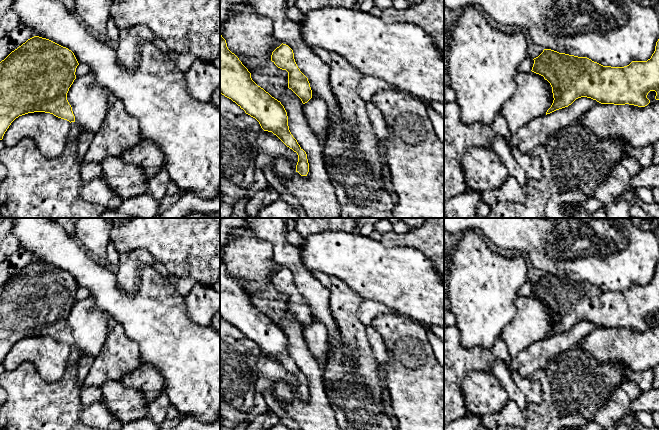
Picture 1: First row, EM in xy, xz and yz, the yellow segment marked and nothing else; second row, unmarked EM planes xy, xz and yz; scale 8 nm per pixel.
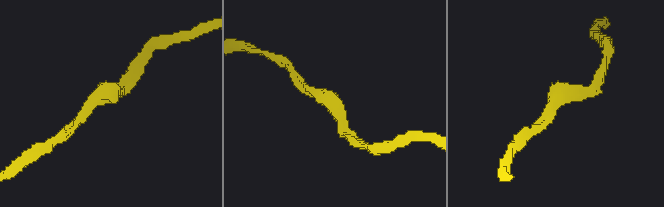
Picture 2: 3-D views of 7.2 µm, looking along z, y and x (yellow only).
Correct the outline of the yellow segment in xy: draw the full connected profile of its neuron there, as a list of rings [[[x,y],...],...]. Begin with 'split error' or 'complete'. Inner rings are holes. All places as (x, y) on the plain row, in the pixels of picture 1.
split error | [[[39,260],[28,263],[0,286],[0,364],[16,342],[28,337],[50,337],[71,347],[67,370],[57,382],[45,382],[36,366],[30,361],[25,361],[15,370],[5,371],[0,375],[0,386],[8,394],[6,403],[0,408],[0,430],[100,430],[89,427],[81,421],[82,385],[78,382],[78,362],[83,354],[75,345],[72,331],[67,324],[69,312],[76,303],[75,296],[78,289],[71,274]]]

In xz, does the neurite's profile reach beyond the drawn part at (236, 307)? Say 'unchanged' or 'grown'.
unchanged

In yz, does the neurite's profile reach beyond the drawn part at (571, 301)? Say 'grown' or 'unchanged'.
unchanged

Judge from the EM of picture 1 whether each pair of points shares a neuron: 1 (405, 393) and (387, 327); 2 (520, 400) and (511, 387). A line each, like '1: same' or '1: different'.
1: same
2: same

